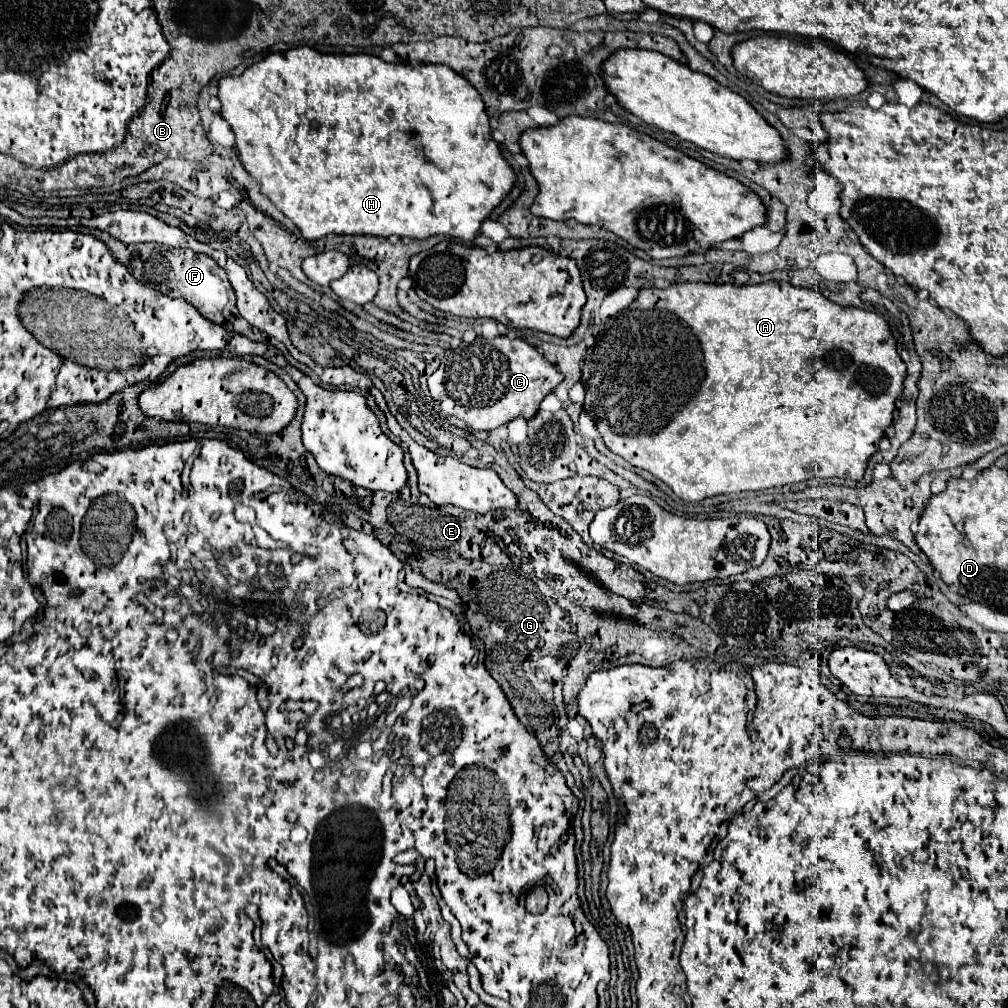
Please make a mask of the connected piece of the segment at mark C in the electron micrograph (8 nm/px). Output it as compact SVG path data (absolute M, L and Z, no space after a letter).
M477 336L475 342L461 344L457 350L445 352L441 366L429 376L429 392L433 400L439 402L441 412L461 418L473 430L491 430L511 422L517 416L523 416L527 420L533 418L533 414L537 414L539 410L541 400L555 390L561 378L563 378L561 372L545 356L541 356L535 346L527 344L525 340L521 338L509 340L507 336L497 336L487 340L483 336Z

